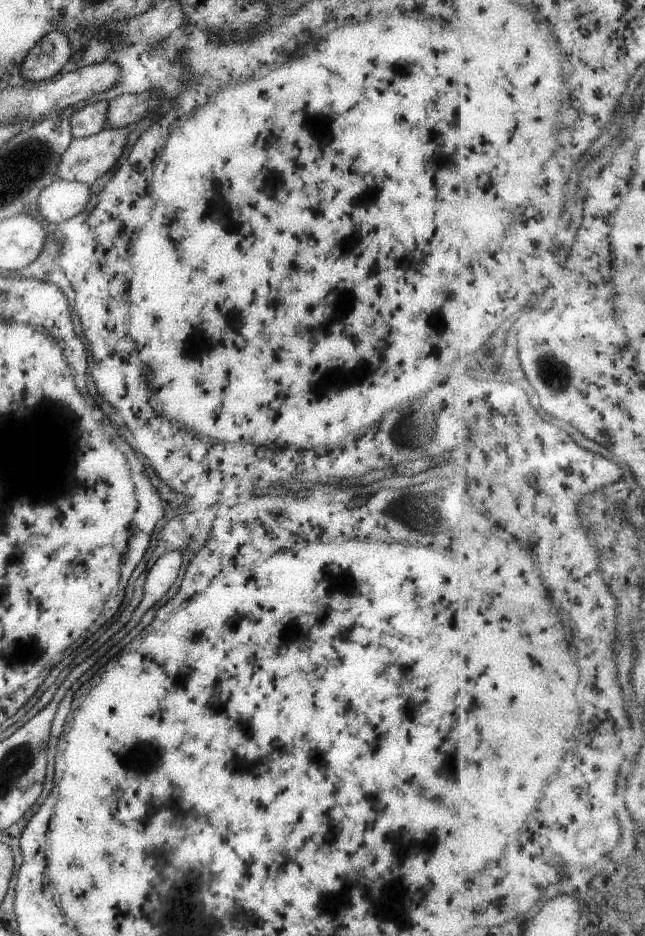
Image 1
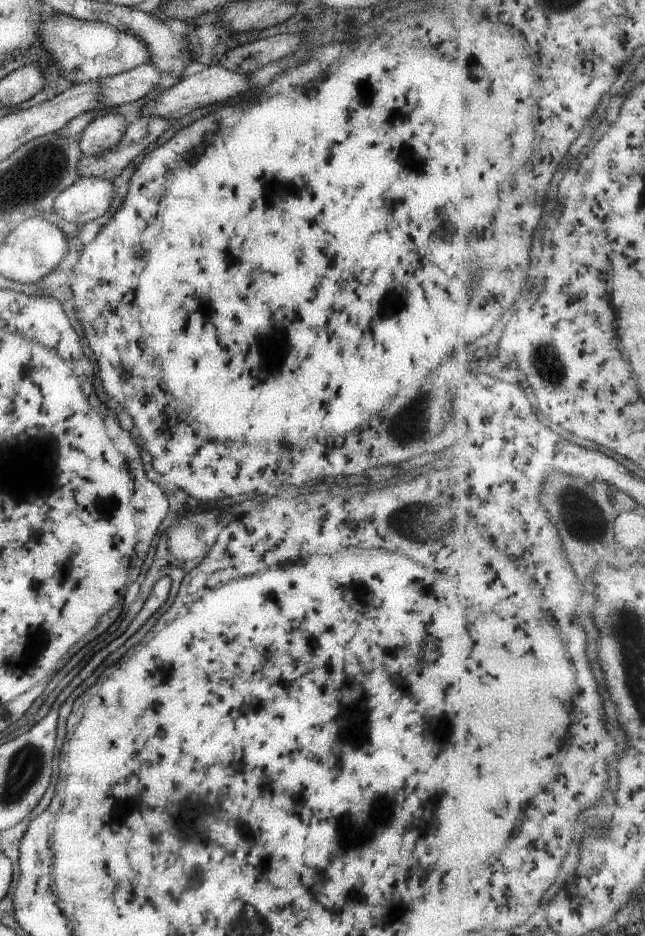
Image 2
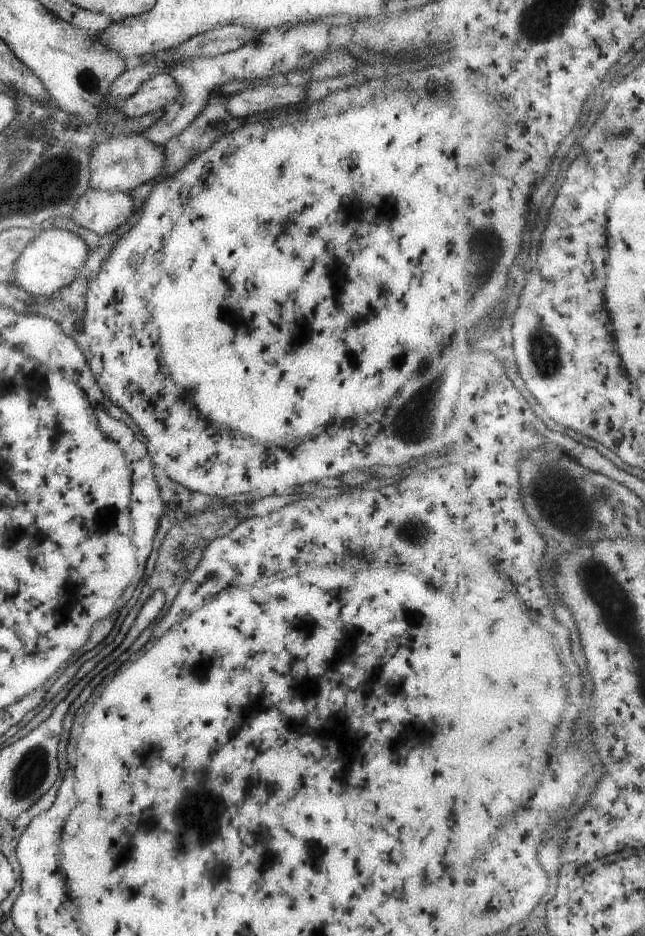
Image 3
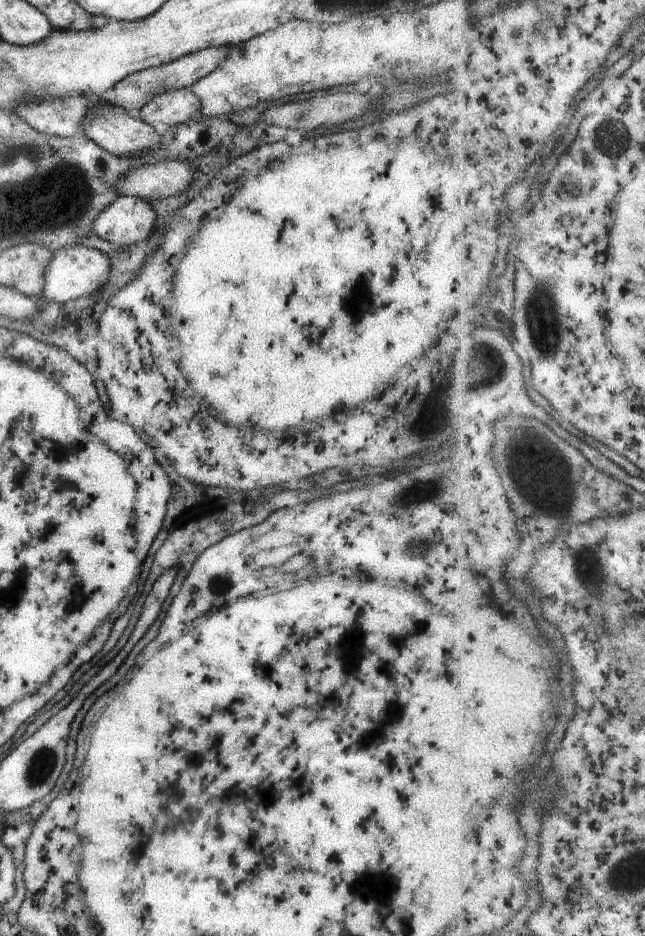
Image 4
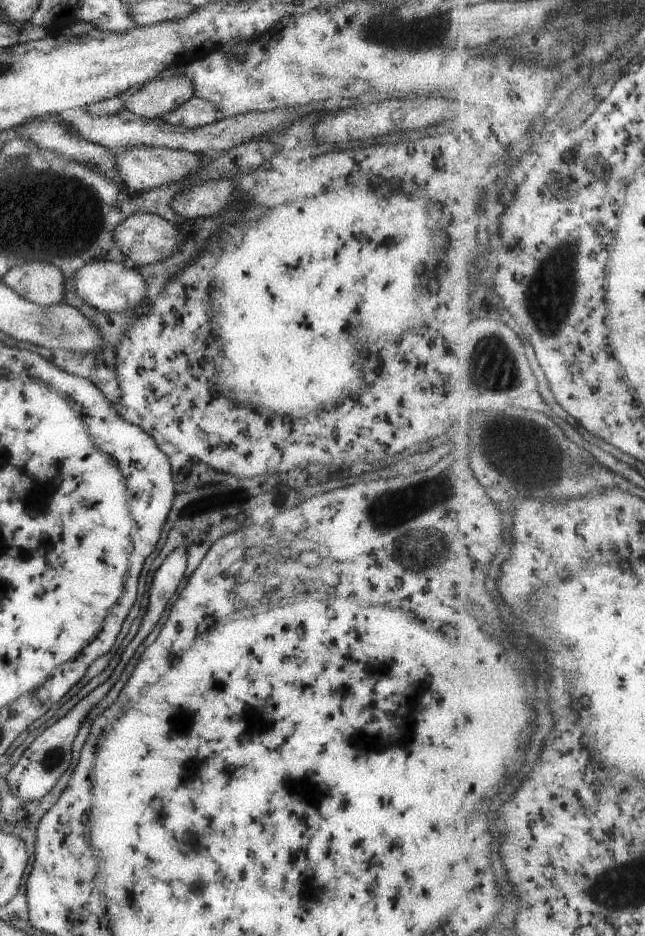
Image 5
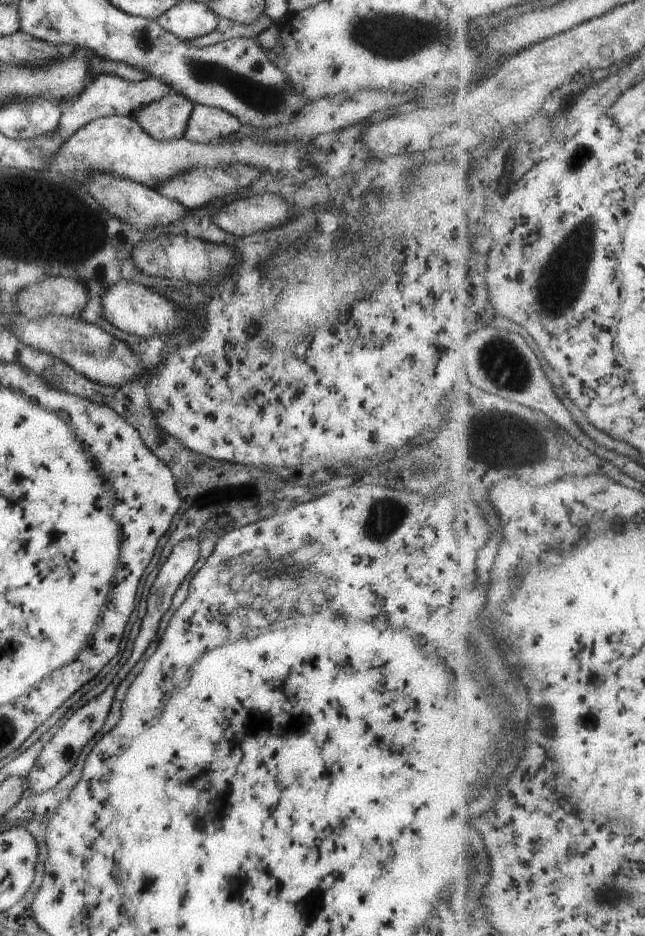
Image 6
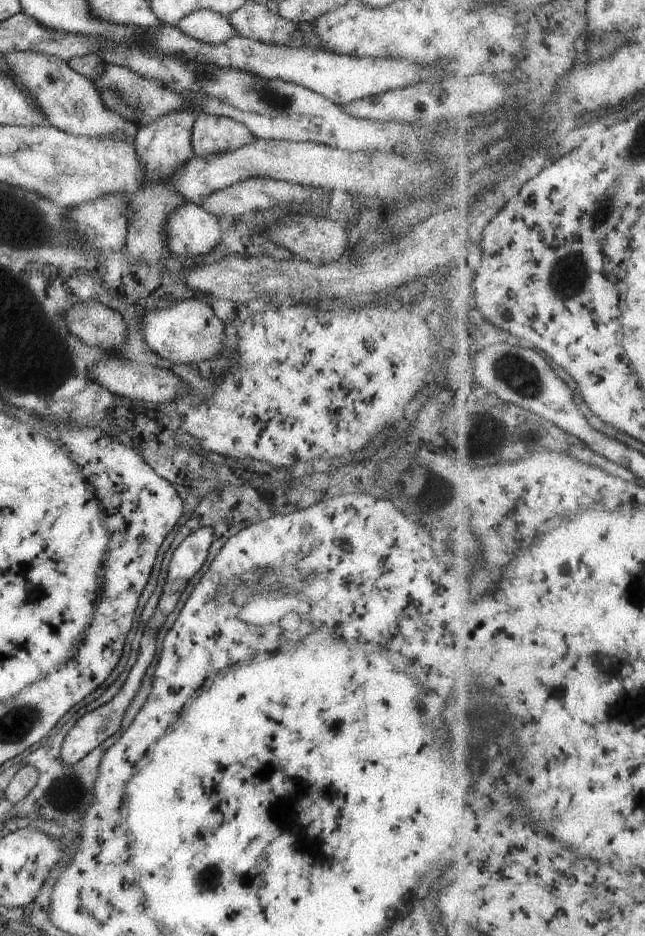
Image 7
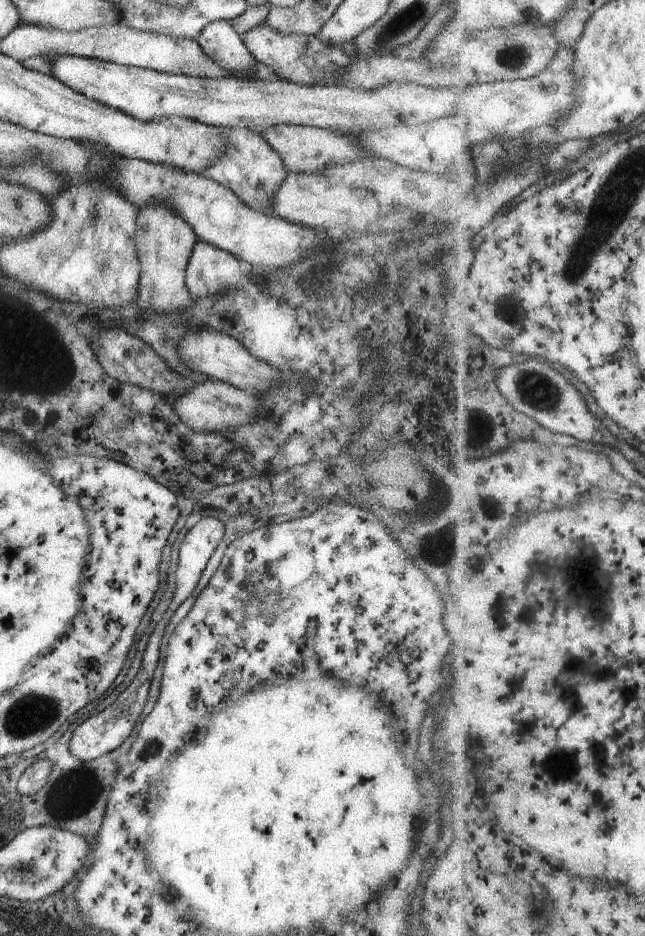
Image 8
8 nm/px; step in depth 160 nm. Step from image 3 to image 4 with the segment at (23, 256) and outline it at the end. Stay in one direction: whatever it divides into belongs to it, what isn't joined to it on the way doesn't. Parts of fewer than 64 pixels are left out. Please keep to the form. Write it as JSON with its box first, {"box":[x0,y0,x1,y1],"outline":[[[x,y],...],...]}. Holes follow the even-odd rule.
{"box":[41,246,110,303],"outline":[[[84,246],[59,247],[52,252],[43,273],[41,301],[64,303],[99,291],[110,279],[110,266],[109,258],[97,249],[89,250]]]}

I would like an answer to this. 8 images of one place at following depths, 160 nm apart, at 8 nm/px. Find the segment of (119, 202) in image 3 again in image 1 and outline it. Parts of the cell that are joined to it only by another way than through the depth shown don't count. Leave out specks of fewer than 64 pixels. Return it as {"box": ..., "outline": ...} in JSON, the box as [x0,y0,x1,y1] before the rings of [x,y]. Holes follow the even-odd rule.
{"box":[37,178,93,224],"outline":[[[58,178],[41,190],[41,198],[37,198],[37,217],[43,222],[57,224],[78,216],[92,200],[93,194],[89,189],[89,183]]]}

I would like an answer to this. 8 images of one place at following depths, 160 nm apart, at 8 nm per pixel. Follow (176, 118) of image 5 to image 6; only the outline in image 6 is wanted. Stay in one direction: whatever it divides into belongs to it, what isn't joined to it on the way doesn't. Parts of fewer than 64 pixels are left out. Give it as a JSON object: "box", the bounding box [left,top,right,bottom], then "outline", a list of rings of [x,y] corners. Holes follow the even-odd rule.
{"box":[183,105,240,143],"outline":[[[195,105],[186,122],[183,138],[192,143],[219,141],[240,128],[240,122],[220,108]]]}

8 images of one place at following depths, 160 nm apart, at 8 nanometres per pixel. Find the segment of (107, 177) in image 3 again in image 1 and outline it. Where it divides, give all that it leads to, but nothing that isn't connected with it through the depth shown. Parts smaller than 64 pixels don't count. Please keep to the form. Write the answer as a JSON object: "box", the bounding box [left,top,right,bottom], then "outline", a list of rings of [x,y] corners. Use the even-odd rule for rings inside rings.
{"box":[70,101,108,139],"outline":[[[107,101],[86,102],[74,108],[70,116],[70,133],[73,139],[88,137],[108,128],[106,126]]]}

